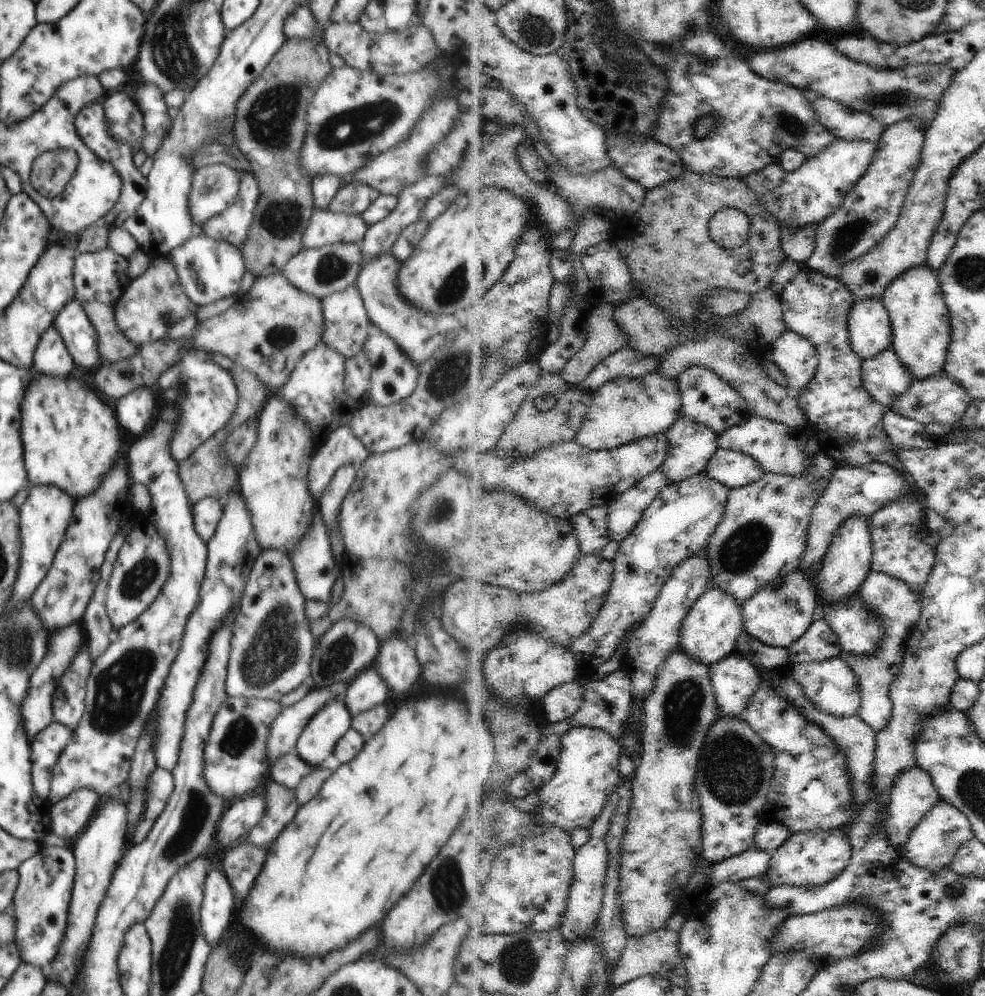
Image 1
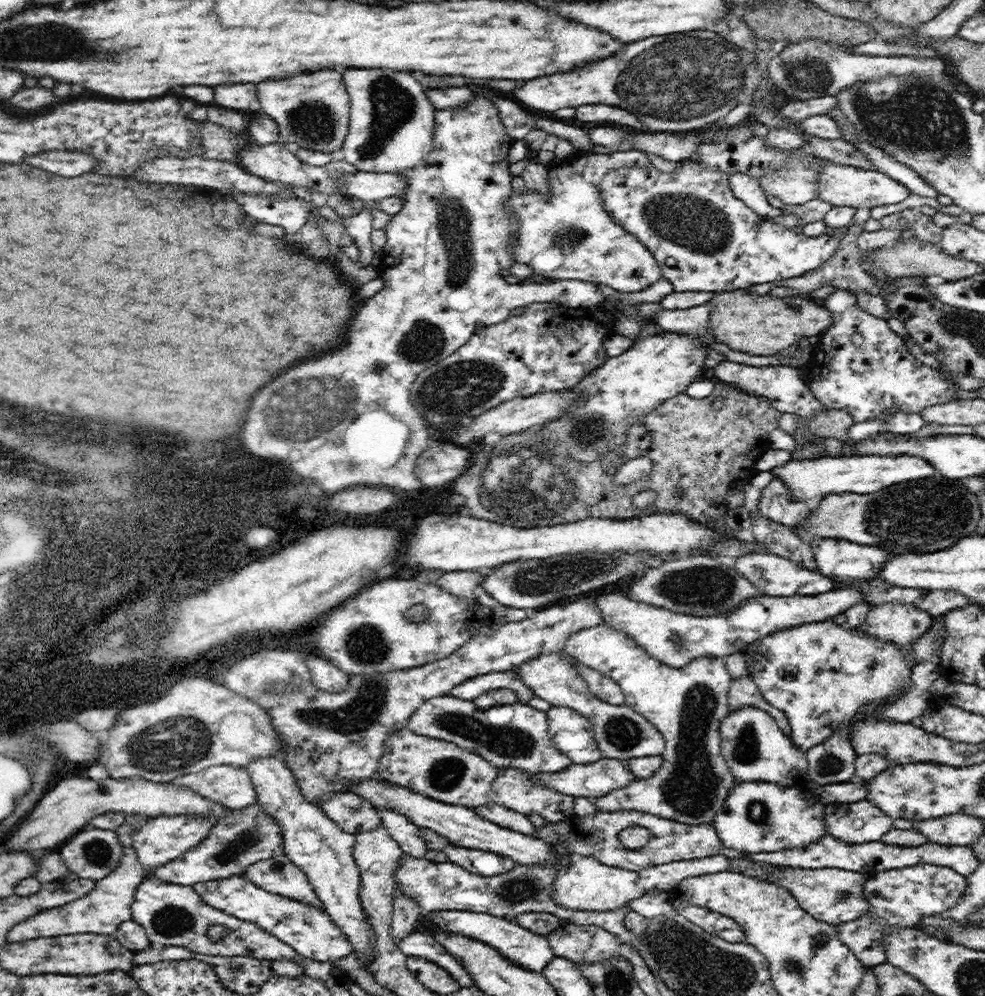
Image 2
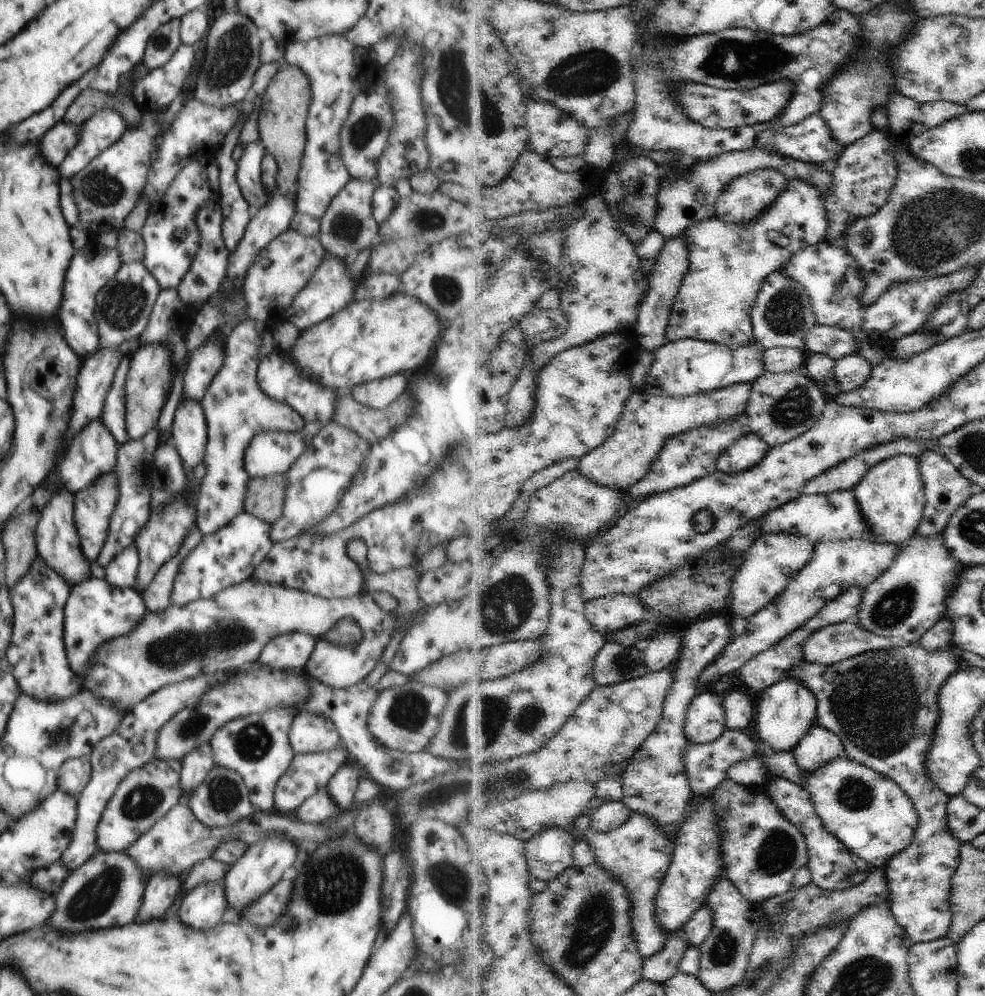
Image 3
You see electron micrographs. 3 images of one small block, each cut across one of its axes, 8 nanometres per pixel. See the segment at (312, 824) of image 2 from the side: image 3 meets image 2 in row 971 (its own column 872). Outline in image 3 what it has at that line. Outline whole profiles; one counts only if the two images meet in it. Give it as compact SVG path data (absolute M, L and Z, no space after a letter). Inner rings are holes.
M861 353L846 356L838 361L836 374L842 391L850 393L862 389L873 377L874 368L873 363Z

